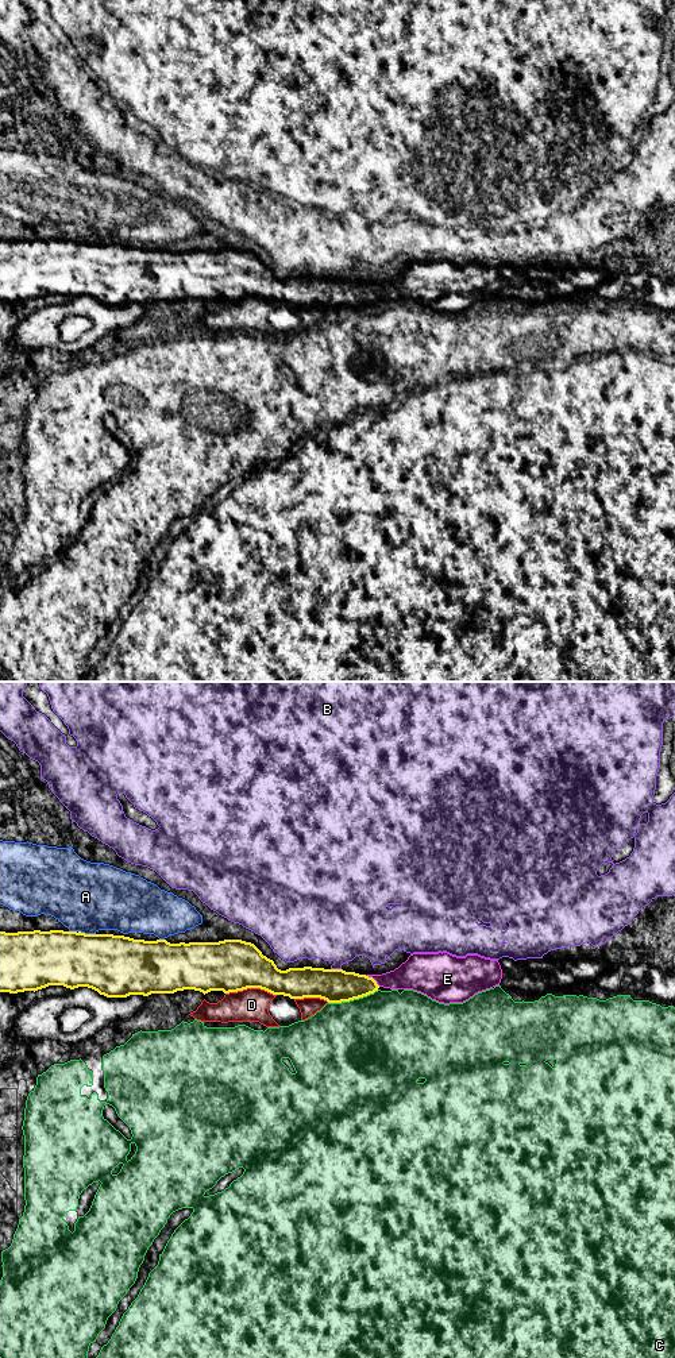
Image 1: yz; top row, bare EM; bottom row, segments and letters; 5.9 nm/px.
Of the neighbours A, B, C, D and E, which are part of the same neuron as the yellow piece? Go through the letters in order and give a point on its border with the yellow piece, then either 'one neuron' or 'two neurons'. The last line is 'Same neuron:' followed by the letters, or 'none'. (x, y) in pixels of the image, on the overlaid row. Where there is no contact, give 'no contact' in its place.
A: meets yellow in yz at (87, 934); two neurons
B: meets yellow in yz at (336, 969); two neurons
C: meets yellow in yz at (353, 999); two neurons
D: meets yellow in yz at (251, 987); two neurons
E: meets yellow in yz at (373, 979); one neuron
Same neuron: E

